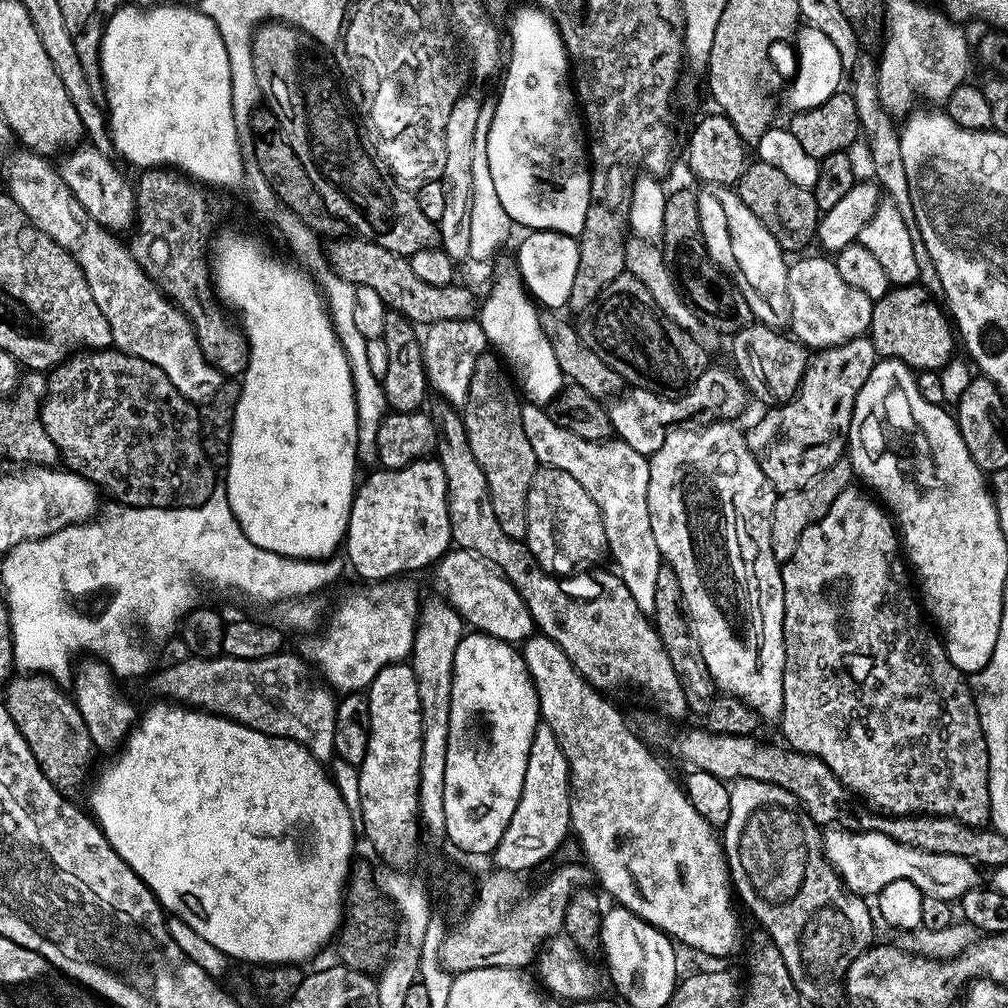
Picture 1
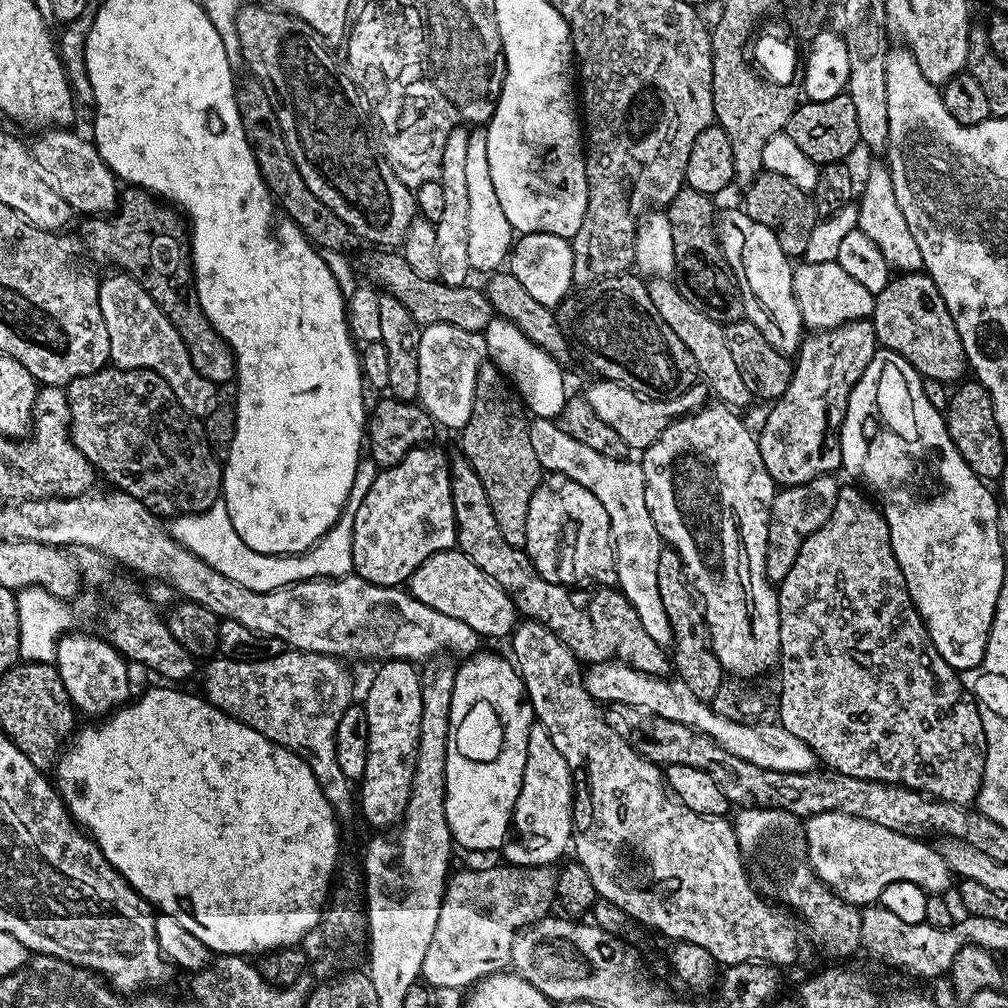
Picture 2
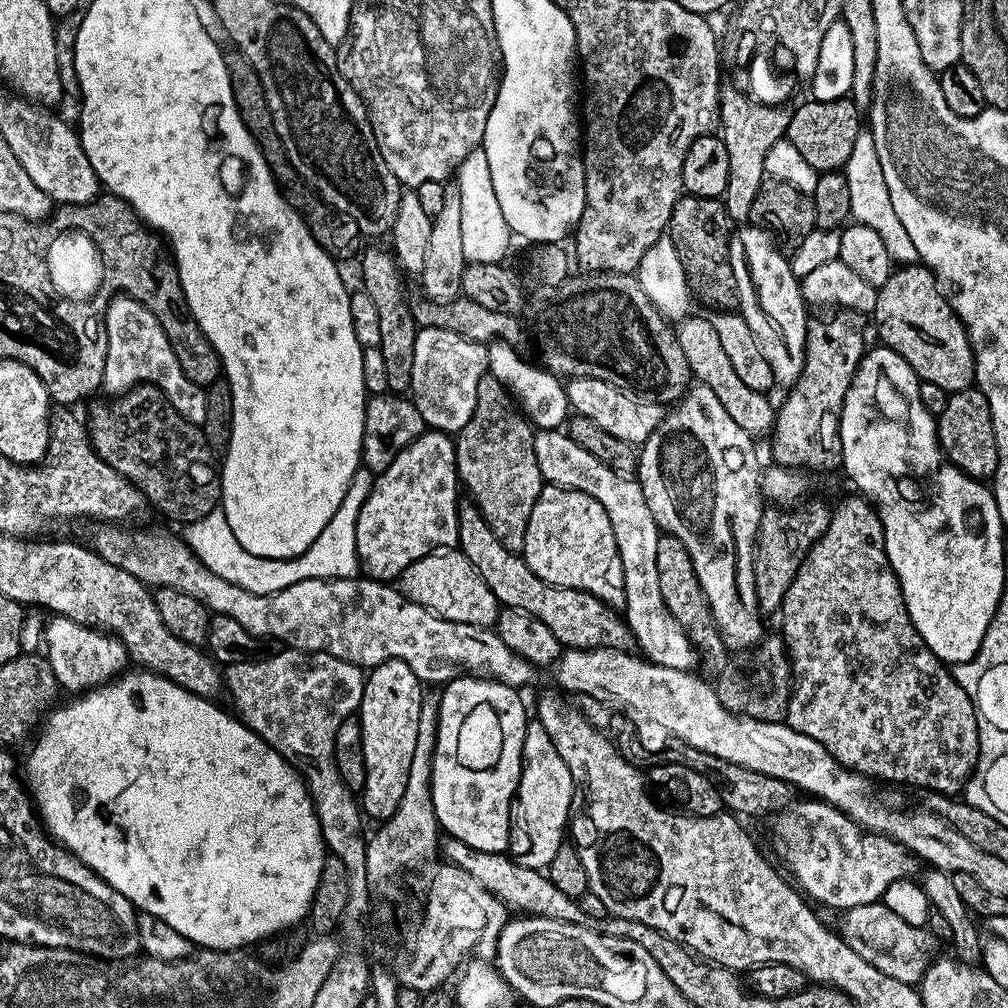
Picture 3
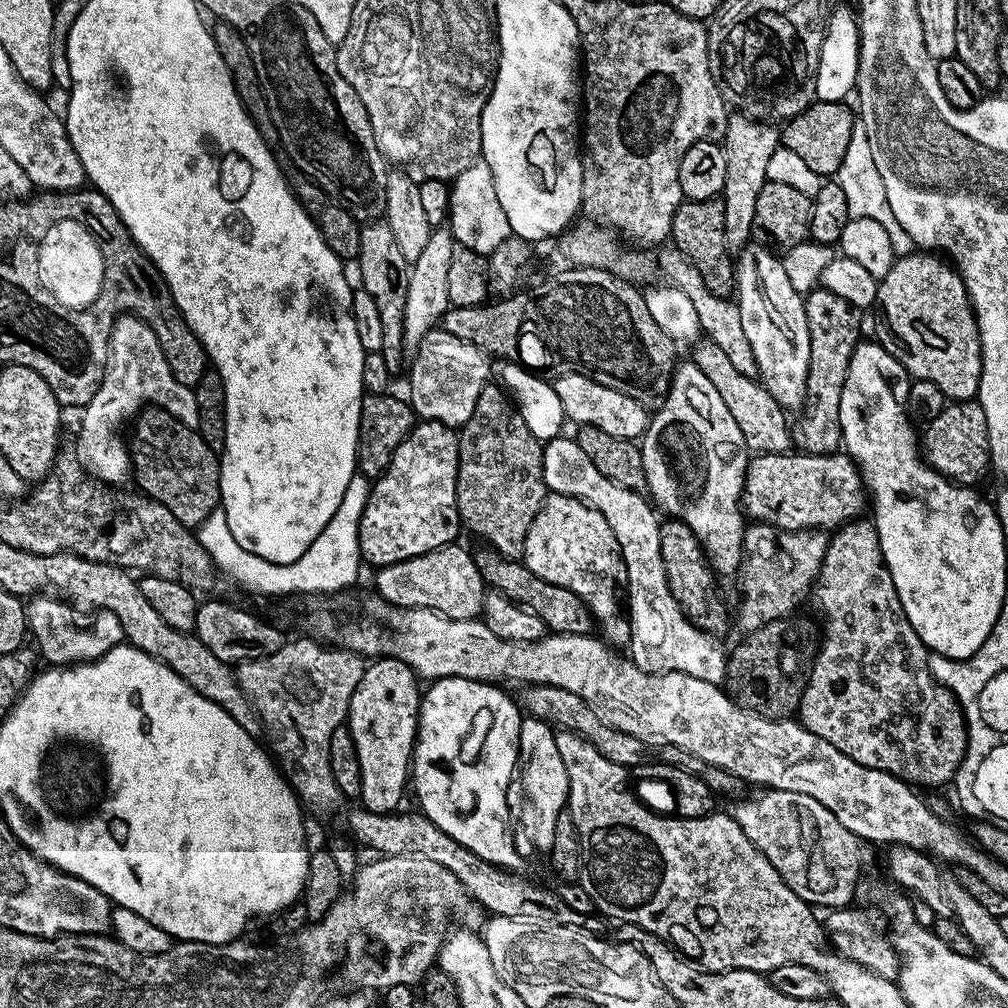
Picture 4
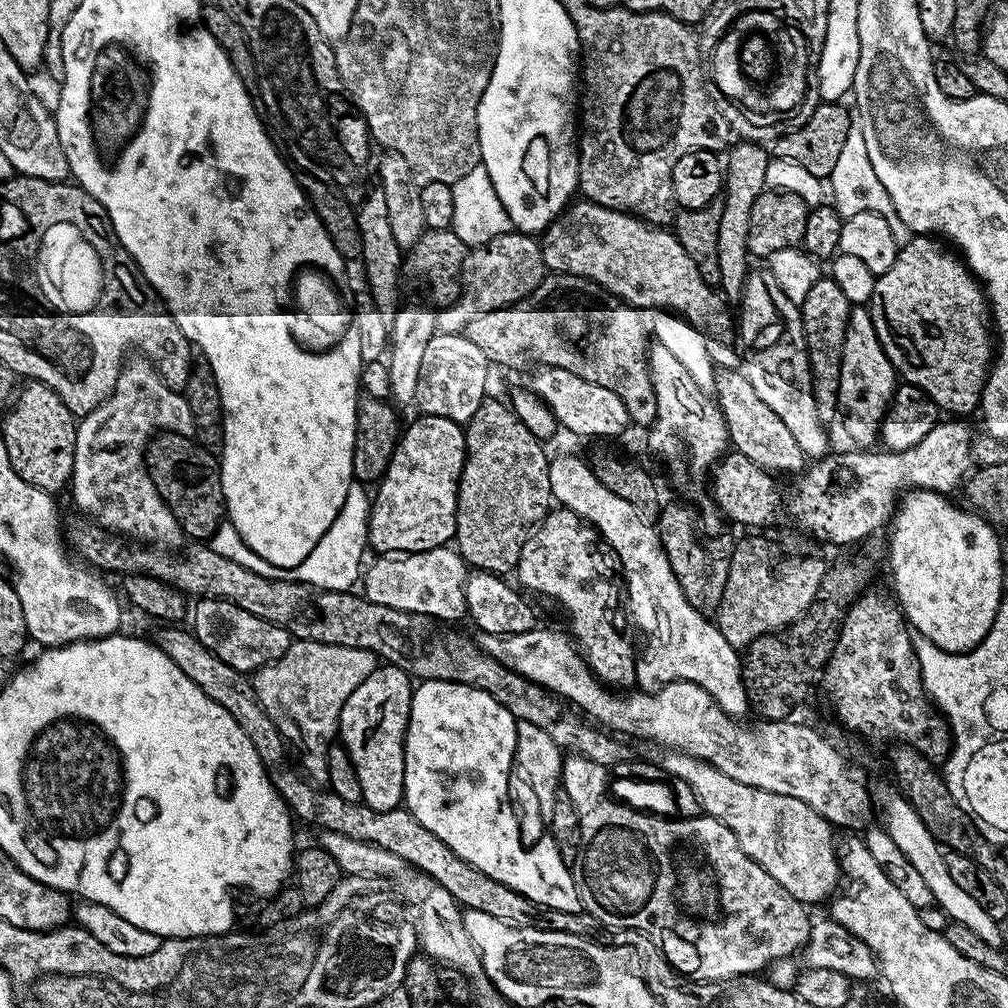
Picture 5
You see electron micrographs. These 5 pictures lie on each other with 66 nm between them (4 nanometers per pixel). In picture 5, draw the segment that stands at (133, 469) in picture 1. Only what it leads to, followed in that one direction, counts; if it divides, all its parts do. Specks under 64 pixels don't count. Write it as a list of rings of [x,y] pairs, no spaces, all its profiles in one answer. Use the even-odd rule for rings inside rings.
[[[160,432],[144,450],[144,465],[166,506],[180,524],[181,533],[192,542],[204,542],[216,535],[216,525],[225,515],[220,462],[213,453],[197,444],[192,436]]]

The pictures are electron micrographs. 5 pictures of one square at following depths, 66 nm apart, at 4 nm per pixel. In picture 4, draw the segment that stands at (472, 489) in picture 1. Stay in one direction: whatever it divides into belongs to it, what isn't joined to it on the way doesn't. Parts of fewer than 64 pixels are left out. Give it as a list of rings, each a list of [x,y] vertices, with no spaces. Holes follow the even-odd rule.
[[[487,546],[475,549],[474,555],[480,577],[485,585],[491,591],[500,592],[515,604],[520,604],[524,608],[529,608],[534,614],[538,614],[538,618],[542,618],[544,627],[549,633],[565,632],[571,636],[587,636],[593,631],[594,617],[588,611],[587,604],[570,590],[538,578],[520,560],[508,560]]]

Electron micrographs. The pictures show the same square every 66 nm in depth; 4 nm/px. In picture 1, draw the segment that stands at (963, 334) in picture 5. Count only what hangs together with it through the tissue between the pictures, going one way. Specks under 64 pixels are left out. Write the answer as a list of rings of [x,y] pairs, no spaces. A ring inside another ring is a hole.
[[[919,282],[889,287],[886,295],[872,305],[870,339],[877,353],[901,360],[913,370],[943,368],[954,356],[952,336],[954,340],[954,328],[941,301]]]

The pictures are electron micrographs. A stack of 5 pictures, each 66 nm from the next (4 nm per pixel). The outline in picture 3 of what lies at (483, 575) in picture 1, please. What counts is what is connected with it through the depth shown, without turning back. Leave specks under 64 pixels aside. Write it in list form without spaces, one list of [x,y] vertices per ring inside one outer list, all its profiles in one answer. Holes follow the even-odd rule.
[[[456,548],[437,550],[406,566],[406,570],[398,577],[398,587],[400,593],[410,602],[428,608],[447,620],[473,624],[479,628],[492,628],[502,611],[502,606],[494,598],[490,586],[486,586],[478,570],[474,570],[470,558],[466,558]]]

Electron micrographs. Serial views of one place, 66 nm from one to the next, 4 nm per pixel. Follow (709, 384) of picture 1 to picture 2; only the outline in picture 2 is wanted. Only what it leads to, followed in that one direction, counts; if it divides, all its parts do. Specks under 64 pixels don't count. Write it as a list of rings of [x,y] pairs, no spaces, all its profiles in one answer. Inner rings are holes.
[[[596,378],[593,381],[588,392],[586,391],[586,398],[590,406],[594,406],[594,414],[598,414],[602,422],[614,426],[614,431],[622,437],[622,442],[626,442],[632,450],[636,448],[643,450],[651,446],[662,434],[662,430],[666,430],[668,424],[705,407],[710,396],[709,389],[700,382],[693,384],[690,390],[686,390],[680,396],[653,398],[643,396],[640,392],[629,388],[623,388],[621,384],[613,380]]]

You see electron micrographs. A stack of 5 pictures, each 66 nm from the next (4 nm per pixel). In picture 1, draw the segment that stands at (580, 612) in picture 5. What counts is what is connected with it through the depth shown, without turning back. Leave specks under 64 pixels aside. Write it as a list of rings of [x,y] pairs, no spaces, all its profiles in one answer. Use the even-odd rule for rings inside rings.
[[[547,466],[536,469],[536,476],[530,482],[528,495],[528,549],[545,572],[557,578],[568,578],[575,568],[592,564],[608,552],[608,539],[604,519],[590,494],[578,482],[570,478],[566,470]]]

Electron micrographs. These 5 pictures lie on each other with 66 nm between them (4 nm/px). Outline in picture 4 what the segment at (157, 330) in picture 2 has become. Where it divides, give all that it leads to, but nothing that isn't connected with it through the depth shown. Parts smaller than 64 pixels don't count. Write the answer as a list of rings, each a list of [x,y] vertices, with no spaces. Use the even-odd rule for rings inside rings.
[[[121,314],[117,316],[112,332],[108,336],[108,371],[104,373],[104,380],[99,390],[90,398],[90,402],[84,405],[80,420],[80,441],[74,449],[75,455],[82,461],[85,469],[101,485],[116,486],[112,484],[129,483],[132,476],[132,457],[127,447],[120,448],[120,423],[123,420],[131,421],[141,411],[140,400],[148,400],[155,407],[165,408],[174,418],[178,418],[184,424],[199,425],[198,402],[195,391],[189,385],[178,382],[168,365],[168,357],[163,346],[159,344],[159,338],[148,322],[139,317]]]

